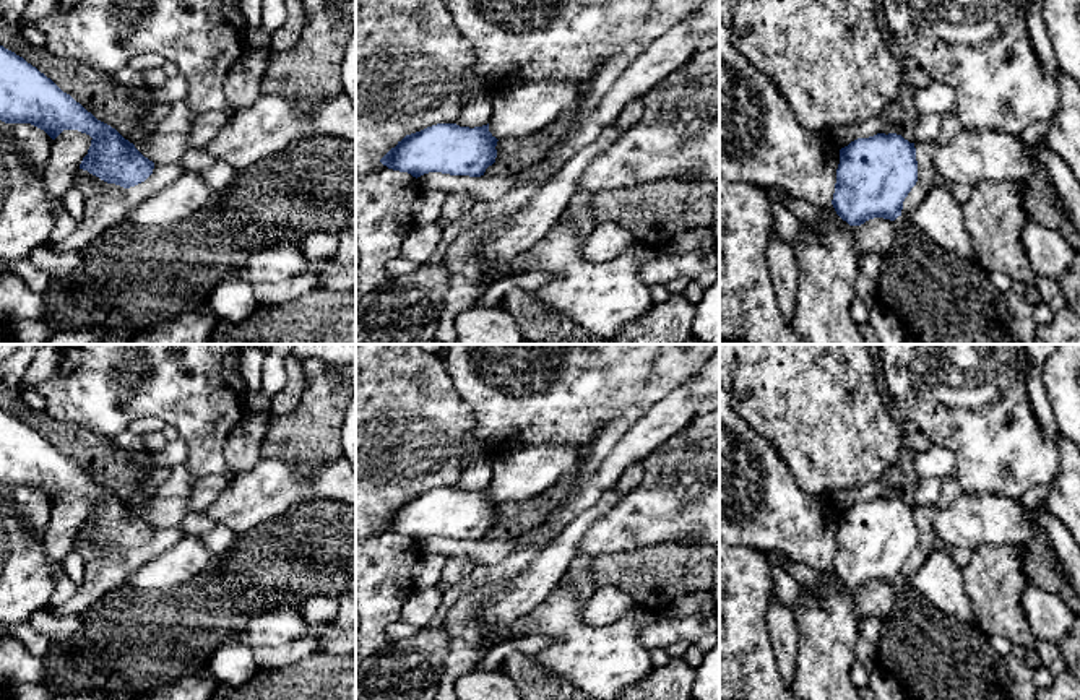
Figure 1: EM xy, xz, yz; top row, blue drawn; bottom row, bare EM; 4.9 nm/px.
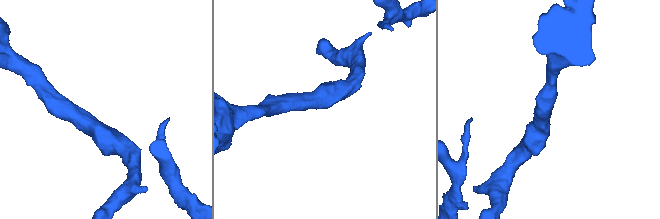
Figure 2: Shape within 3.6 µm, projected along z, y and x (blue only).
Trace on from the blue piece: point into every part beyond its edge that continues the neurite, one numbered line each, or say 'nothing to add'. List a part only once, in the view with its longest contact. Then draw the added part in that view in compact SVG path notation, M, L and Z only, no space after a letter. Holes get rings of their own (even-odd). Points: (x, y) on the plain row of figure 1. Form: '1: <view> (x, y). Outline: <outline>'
nothing to add

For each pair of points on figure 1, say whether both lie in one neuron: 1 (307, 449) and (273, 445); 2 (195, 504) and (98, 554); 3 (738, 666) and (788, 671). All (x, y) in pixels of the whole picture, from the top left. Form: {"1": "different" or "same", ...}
{"1": "same", "2": "different", "3": "different"}

